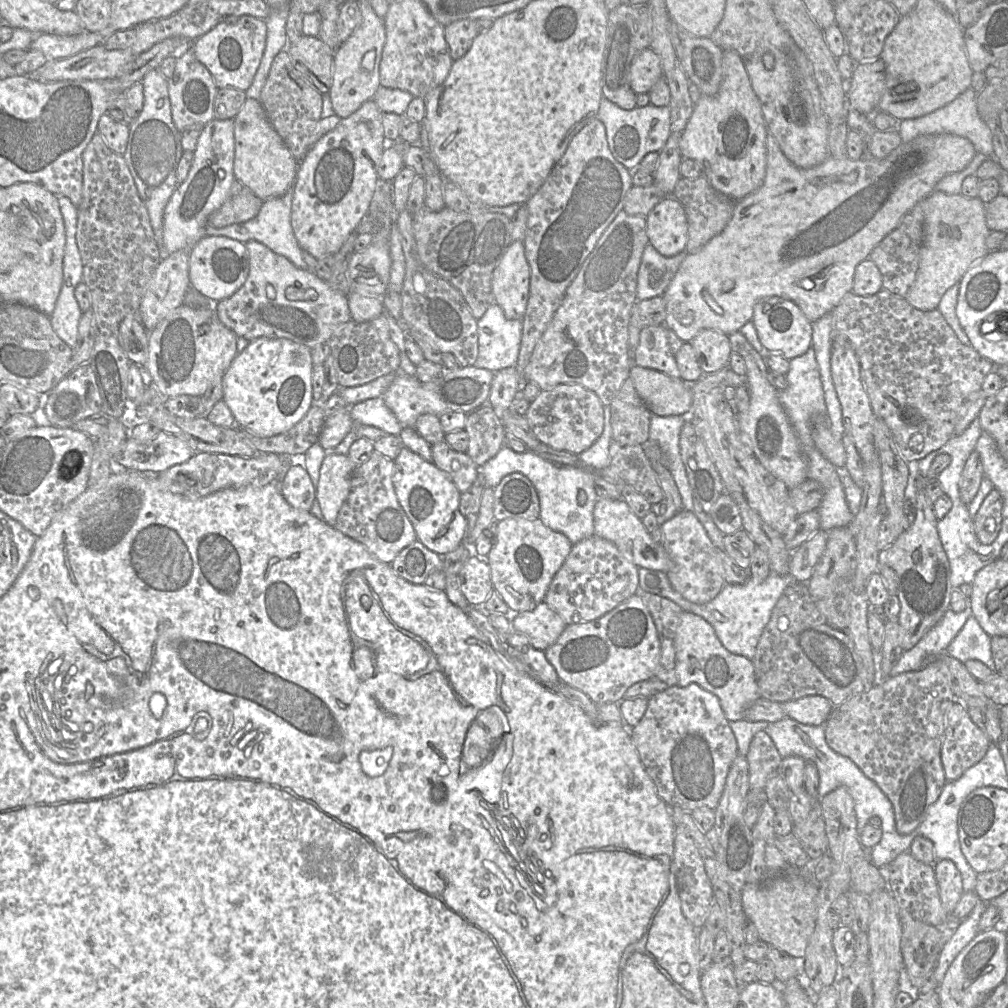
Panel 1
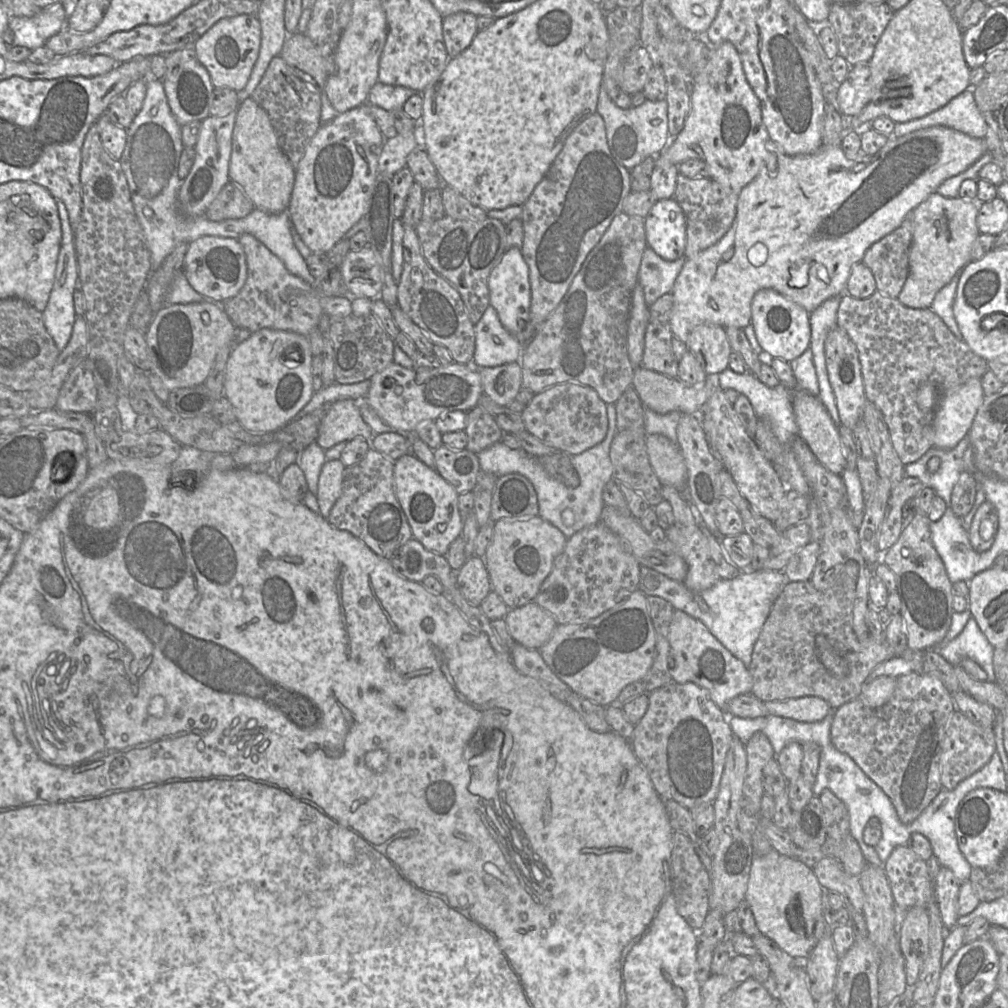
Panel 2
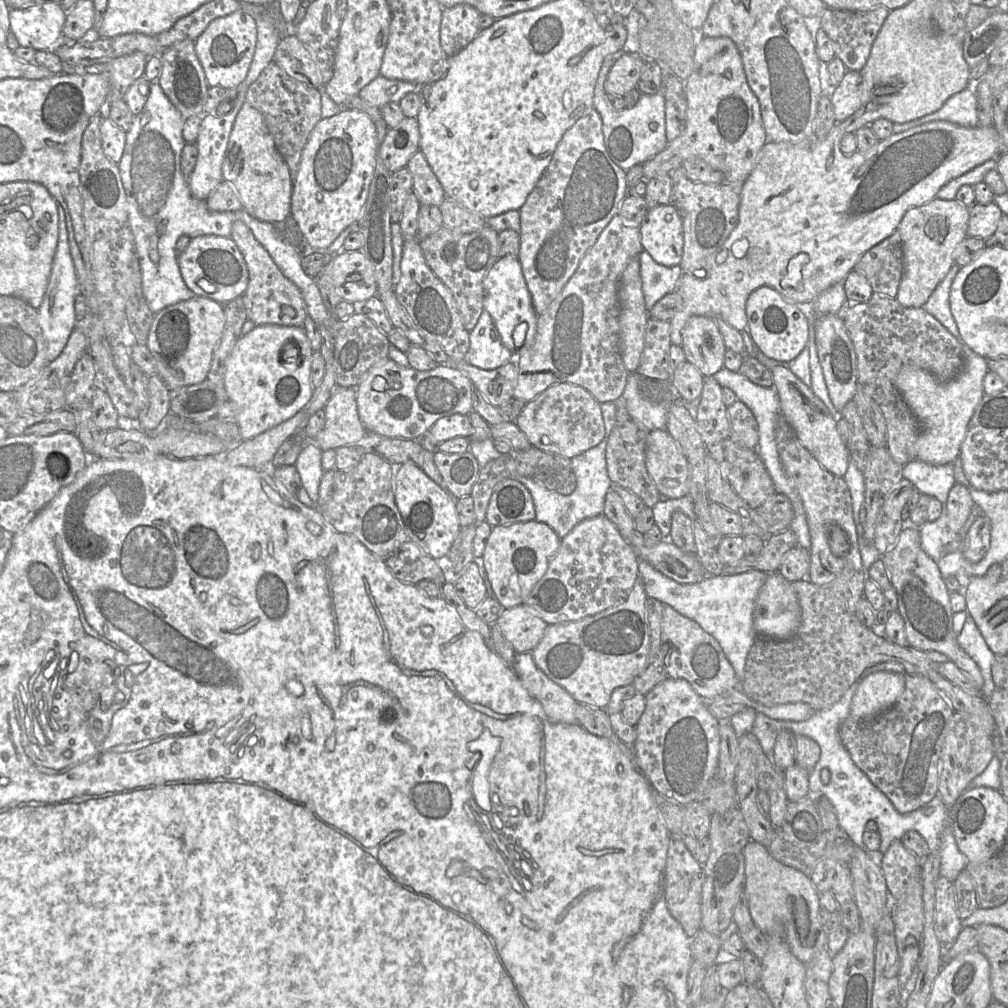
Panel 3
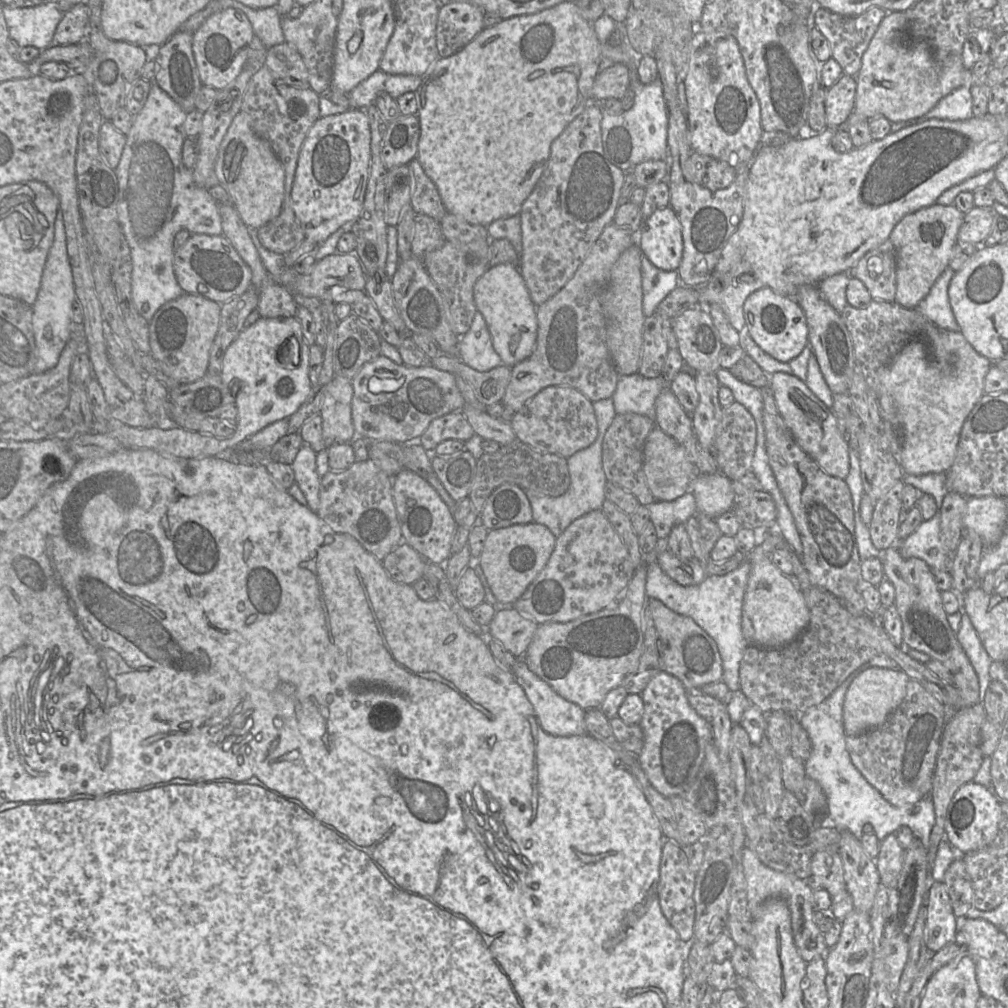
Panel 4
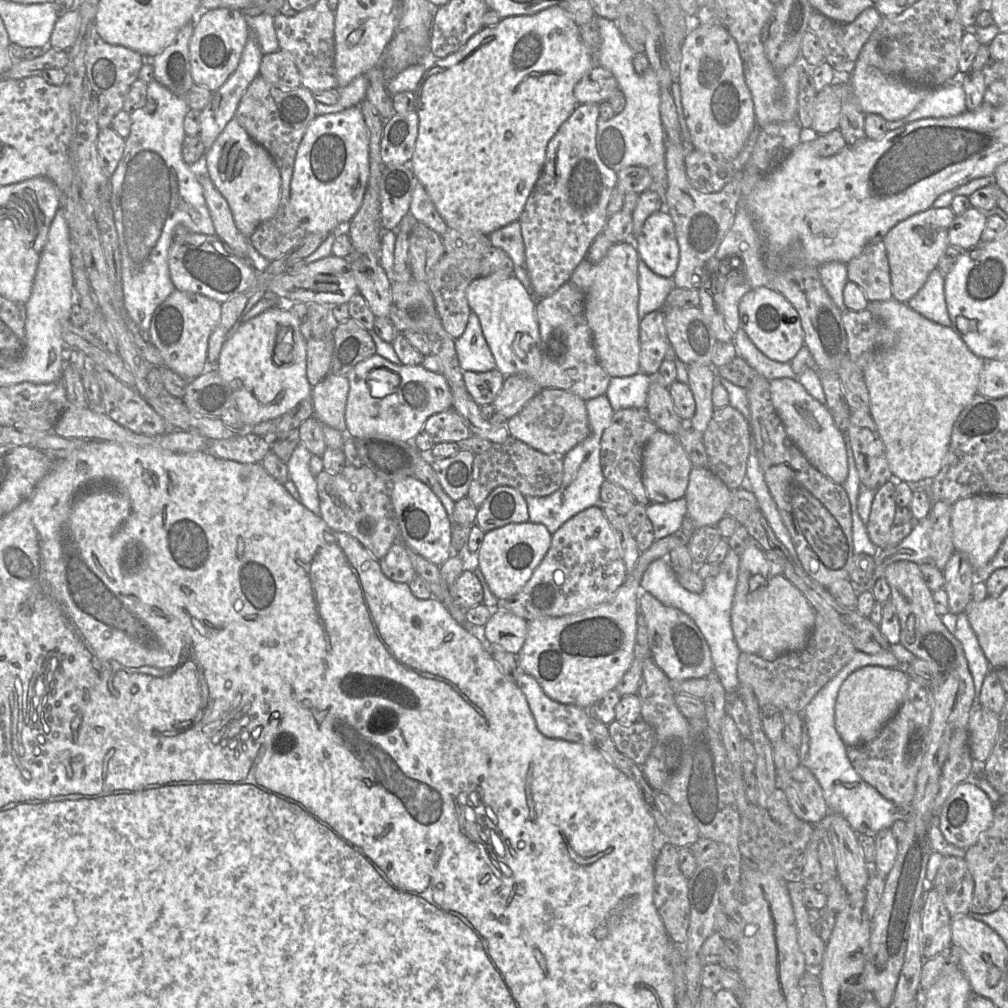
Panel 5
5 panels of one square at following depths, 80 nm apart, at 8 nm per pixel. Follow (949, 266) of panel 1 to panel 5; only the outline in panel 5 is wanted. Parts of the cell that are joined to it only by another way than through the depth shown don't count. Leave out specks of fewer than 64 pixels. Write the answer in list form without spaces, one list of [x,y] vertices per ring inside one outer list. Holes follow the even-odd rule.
[[[950,206],[931,207],[899,222],[883,238],[895,300],[907,303],[924,286],[930,273],[937,268],[940,258],[950,246],[948,231],[955,217]]]

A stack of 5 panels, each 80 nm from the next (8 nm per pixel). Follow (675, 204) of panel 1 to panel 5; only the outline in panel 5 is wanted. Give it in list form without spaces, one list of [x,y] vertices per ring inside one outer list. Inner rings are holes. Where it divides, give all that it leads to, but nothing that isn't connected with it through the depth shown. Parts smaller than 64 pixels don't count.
[[[666,210],[651,215],[634,243],[639,257],[656,275],[673,278],[680,260],[674,222]]]

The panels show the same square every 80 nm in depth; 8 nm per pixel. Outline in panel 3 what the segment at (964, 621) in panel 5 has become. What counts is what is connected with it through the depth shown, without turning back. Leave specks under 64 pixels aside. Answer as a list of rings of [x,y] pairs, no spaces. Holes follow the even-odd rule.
[[[969,613],[963,629],[956,639],[958,645],[978,665],[984,679],[981,696],[989,699],[995,690],[991,668],[996,655],[988,647],[974,619]]]

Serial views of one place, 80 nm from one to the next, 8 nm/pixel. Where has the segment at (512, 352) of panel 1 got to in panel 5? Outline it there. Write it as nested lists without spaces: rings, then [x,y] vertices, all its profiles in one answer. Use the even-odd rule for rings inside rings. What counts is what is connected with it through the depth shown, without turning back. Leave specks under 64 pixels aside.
[[[472,311],[464,333],[455,340],[455,349],[462,371],[487,372],[496,369],[479,318]]]

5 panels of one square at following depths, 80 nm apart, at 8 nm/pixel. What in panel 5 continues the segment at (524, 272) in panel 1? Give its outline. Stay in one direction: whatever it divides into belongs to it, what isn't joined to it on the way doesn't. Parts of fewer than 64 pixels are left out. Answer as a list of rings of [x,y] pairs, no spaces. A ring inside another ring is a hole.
[[[496,272],[490,276],[474,279],[466,289],[466,297],[471,311],[480,321],[484,338],[491,350],[498,369],[505,377],[522,374],[535,376],[542,363],[541,338],[536,318],[536,299],[513,275]]]

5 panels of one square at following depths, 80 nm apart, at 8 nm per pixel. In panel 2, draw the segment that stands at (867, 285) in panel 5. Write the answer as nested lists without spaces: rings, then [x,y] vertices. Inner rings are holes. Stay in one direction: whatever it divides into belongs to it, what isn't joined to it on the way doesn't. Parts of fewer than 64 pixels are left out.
[[[911,216],[892,233],[875,242],[864,255],[866,265],[876,281],[877,290],[897,298],[909,275],[909,255],[913,238]]]

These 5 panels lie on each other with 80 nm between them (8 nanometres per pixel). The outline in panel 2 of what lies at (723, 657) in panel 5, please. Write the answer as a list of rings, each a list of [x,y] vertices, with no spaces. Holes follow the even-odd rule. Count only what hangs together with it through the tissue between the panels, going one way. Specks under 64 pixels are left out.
[[[646,566],[640,567],[641,589],[646,596],[658,596],[670,602],[675,609],[699,619],[732,655],[749,667],[754,645],[767,620],[773,604],[790,582],[783,571],[742,571],[733,579],[720,579],[712,587],[692,591],[682,582]]]

